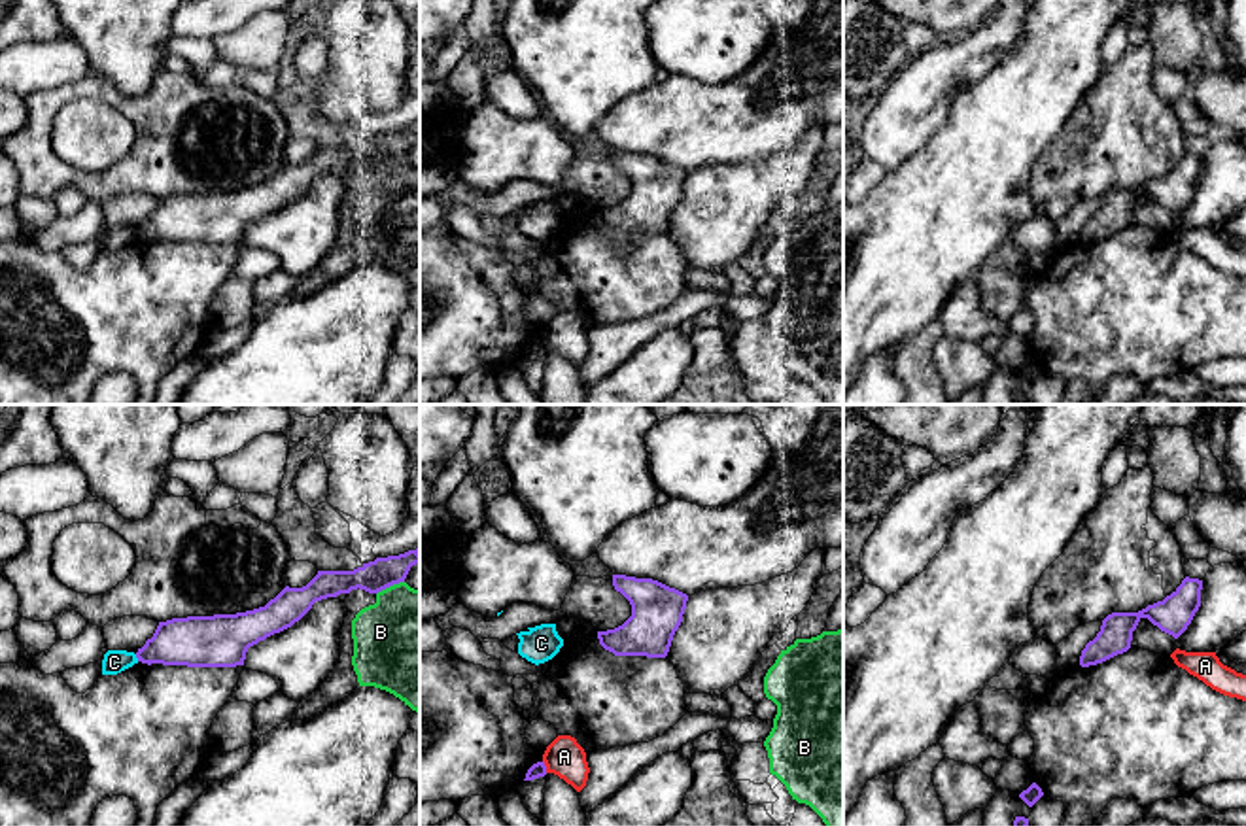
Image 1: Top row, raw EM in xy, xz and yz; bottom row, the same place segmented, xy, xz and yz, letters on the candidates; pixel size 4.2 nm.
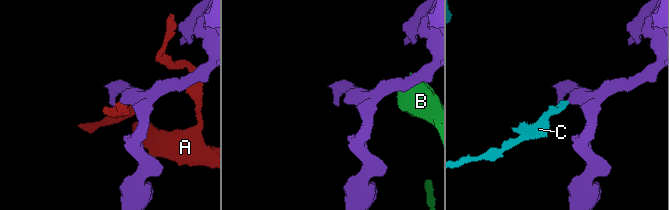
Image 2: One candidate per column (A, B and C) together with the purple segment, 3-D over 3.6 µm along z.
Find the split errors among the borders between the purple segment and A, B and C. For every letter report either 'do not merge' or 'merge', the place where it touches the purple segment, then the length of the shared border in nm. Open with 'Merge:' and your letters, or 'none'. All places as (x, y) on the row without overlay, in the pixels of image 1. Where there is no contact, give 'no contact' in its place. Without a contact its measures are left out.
Merge: none
A: do not merge; meets purple in xz at (545, 343); contact 60 nm long
B: do not merge; meets purple in xy at (390, 161); contact 130 nm long
C: do not merge; meets purple in xy at (137, 233); contact 40 nm long

